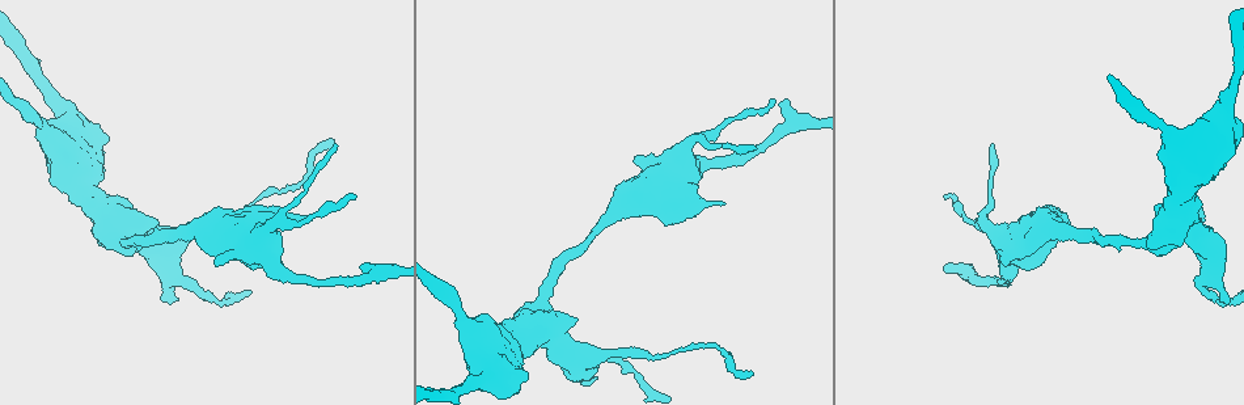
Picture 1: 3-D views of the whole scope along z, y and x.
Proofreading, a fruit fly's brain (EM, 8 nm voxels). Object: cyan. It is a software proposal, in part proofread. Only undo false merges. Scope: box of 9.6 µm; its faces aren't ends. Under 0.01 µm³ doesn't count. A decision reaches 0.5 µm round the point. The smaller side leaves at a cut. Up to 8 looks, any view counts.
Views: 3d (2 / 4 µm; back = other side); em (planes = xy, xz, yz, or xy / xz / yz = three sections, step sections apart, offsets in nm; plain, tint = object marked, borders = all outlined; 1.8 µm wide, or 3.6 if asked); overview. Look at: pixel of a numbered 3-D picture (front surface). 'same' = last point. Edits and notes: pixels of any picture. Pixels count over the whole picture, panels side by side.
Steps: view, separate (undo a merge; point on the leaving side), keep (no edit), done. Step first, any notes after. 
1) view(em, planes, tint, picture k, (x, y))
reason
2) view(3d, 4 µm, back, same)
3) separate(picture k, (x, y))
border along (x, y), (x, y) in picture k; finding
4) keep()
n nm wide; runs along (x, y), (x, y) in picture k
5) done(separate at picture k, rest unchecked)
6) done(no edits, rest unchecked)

view(em, planes, tint, picture 1, (696, 138))
thin arm on a thick one

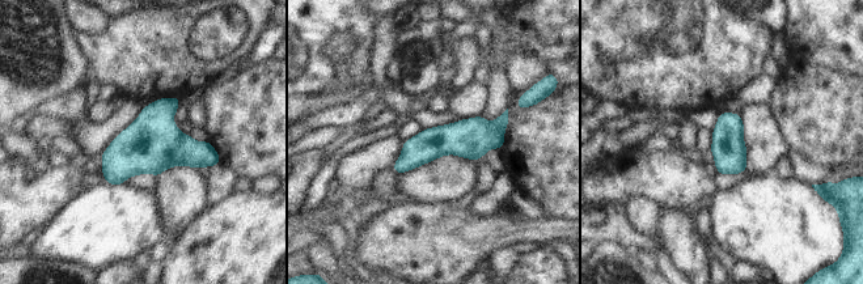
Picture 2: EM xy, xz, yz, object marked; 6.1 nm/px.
keep()
200 nm wide; runs along (504, 117), (397, 168) in picture 2; continuous, no second neuron

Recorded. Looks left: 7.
view(3d, 4 µm, picture 1, (631, 200))

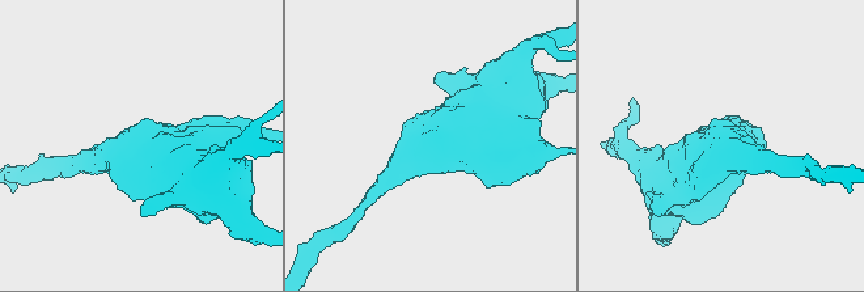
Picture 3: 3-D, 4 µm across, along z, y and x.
view(em, 3.6 µm, planes, tint, picture 3, (135, 150))

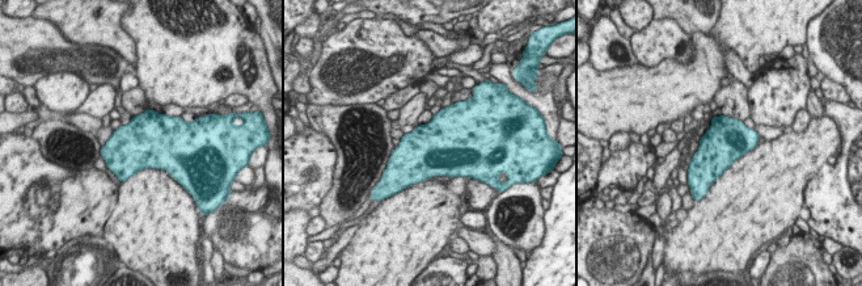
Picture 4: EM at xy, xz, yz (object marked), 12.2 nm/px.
keep()
one neuron here

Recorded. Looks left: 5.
view(3d, 2 µm, picture 1, (375, 273))
sharp bend

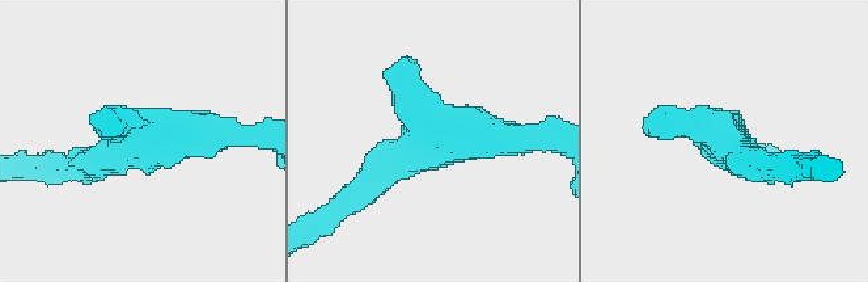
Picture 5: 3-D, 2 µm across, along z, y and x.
view(em, planes, tint, picture 5, (440, 143))
shape alone is not enough

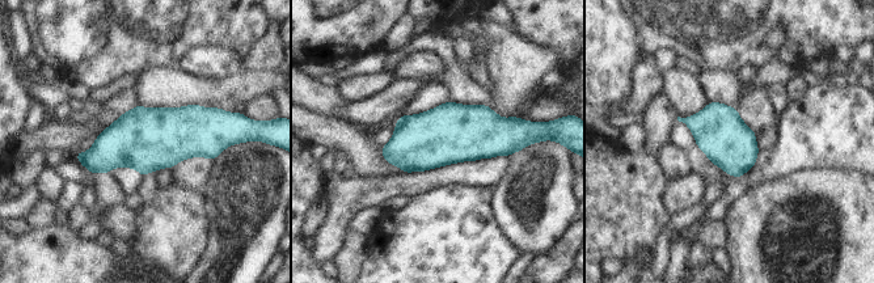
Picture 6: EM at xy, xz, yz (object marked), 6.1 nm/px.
keep()
continuous, no second neuron

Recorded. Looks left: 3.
view(em, 3.6 µm, planes, tint, picture 1, (167, 274))
thick turns thin

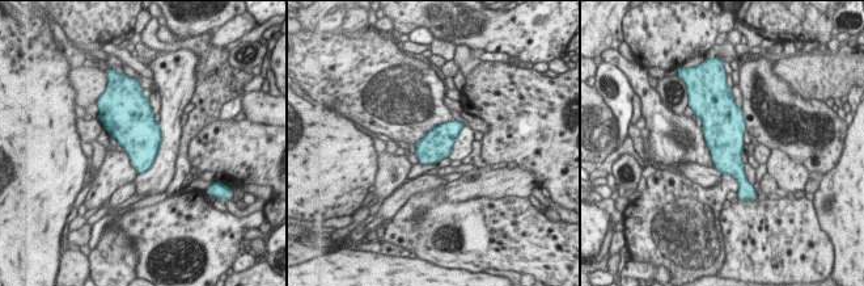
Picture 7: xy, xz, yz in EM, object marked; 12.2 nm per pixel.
keep()
all the same neuron

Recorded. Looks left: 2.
done(no edits, rest unchecked)

